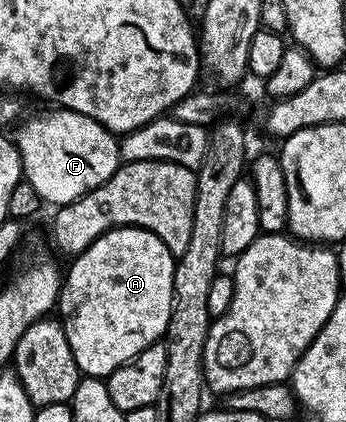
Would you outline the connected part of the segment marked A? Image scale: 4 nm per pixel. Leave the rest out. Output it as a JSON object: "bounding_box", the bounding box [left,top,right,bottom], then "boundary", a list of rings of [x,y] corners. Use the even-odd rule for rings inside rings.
{"bounding_box":[59,229,175,379],"boundary":[[[112,229],[82,253],[68,262],[61,283],[59,320],[65,328],[71,355],[87,377],[107,379],[116,369],[139,356],[148,345],[156,345],[164,338],[165,328],[171,319],[173,302],[173,267],[175,254],[155,235],[146,229]]]}

